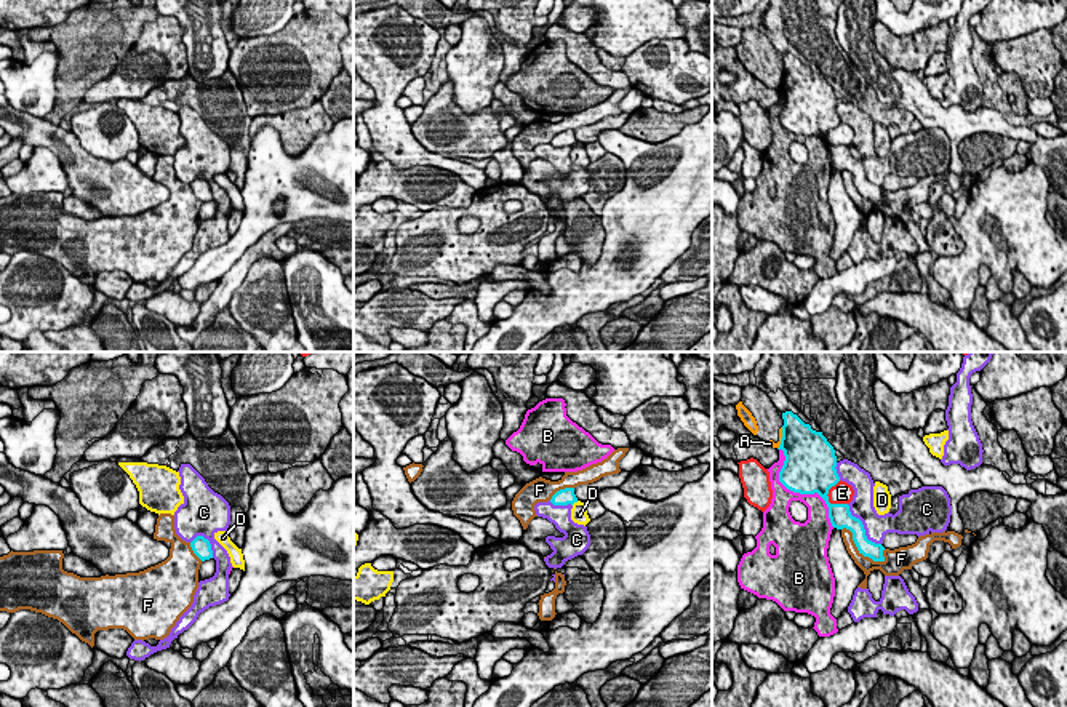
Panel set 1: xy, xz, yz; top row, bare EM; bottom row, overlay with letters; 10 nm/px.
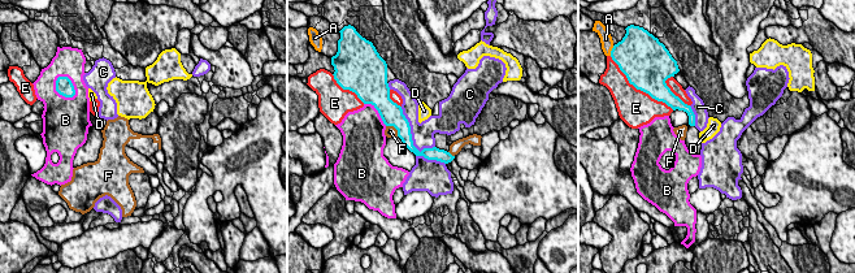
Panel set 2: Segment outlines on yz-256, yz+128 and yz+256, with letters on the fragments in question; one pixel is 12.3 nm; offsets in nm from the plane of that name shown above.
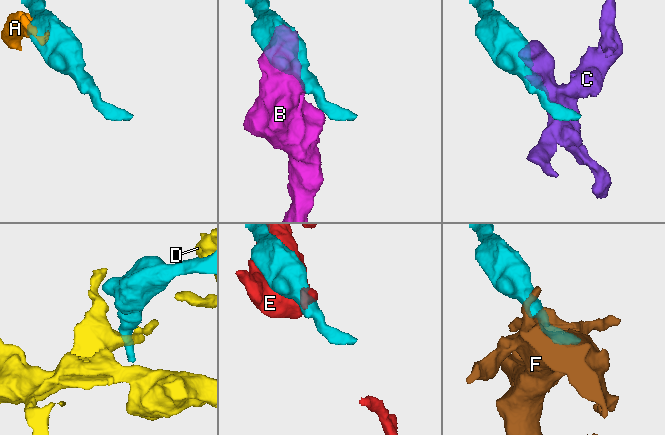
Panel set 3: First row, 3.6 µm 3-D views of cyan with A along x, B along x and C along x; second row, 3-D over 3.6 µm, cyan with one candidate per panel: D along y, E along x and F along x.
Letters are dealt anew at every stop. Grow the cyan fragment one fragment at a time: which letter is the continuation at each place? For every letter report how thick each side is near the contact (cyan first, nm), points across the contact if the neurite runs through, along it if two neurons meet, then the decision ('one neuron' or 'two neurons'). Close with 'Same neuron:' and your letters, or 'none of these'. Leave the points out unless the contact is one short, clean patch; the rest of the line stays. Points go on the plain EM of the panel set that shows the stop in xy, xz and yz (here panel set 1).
A: 420 nm thick on the cyan side, 60 nm on the other; two neurons
B: 500 nm thick on the cyan side, 190 nm on the other; two neurons
C: 220 nm thick on the cyan side, 240 nm on the other; two neurons
D: 160 nm thick on the cyan side, 160 nm on the other; border along xz (578, 143), (571, 146); two neurons
E: 420 nm thick on the cyan side, 220 nm on the other; two neurons
F: 160 nm thick on the cyan side, 140 nm on the other; two neurons
Same neuron: none of these

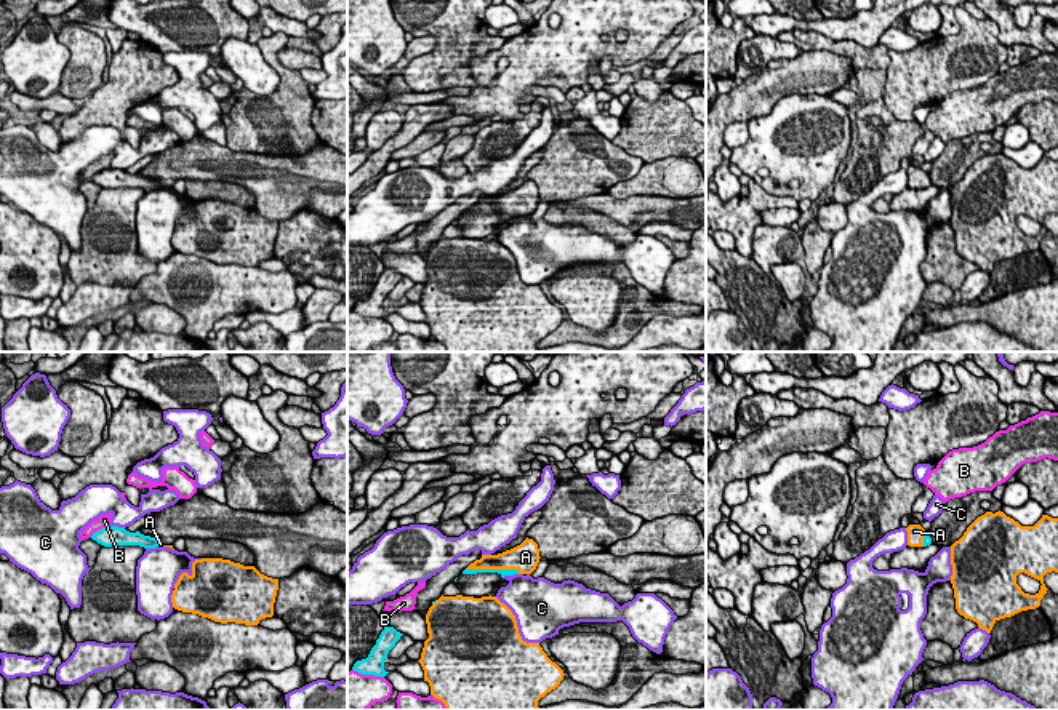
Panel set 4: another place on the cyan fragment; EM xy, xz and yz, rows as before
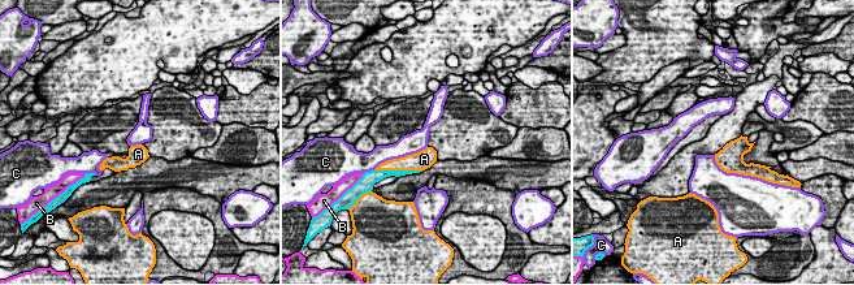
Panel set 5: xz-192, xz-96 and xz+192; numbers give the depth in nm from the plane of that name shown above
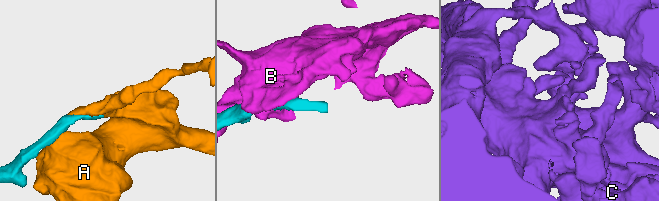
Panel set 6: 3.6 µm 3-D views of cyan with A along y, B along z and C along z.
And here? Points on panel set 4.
A: 70 nm thick on the cyan side, 220 nm on the other; one neuron
B: 220 nm thick on the cyan side, 120 nm on the other; two neurons
C: 220 nm thick on the cyan side, 240 nm on the other; two neurons
Same neuron: A

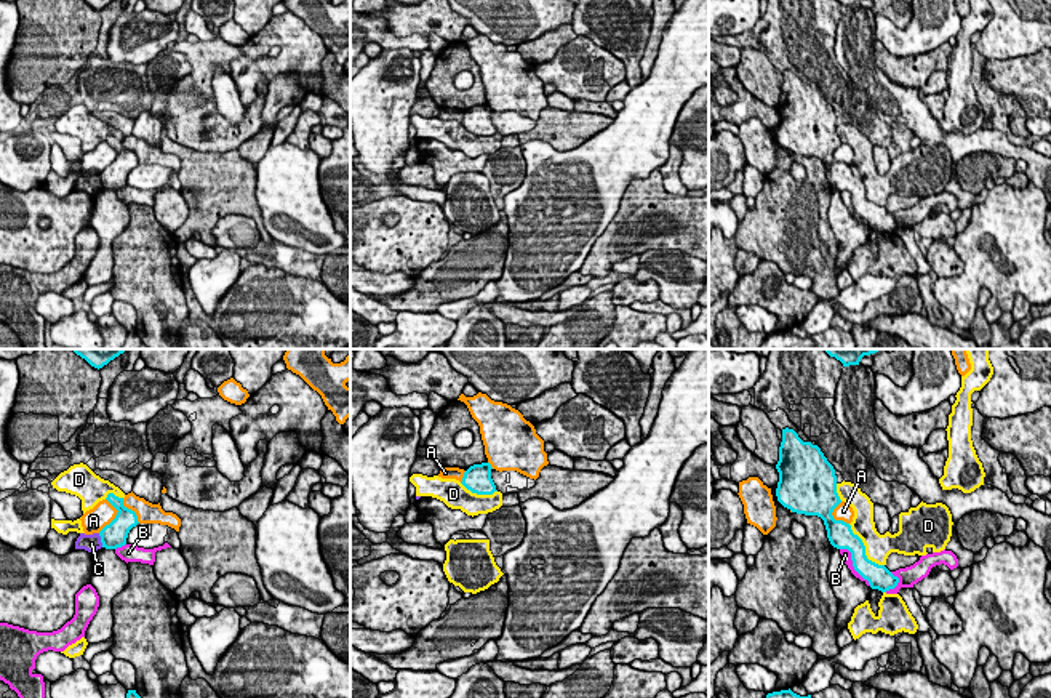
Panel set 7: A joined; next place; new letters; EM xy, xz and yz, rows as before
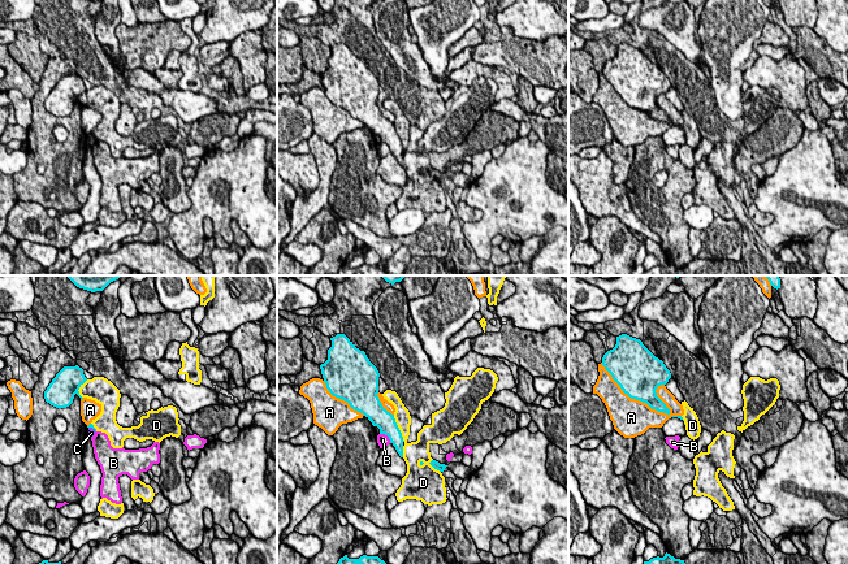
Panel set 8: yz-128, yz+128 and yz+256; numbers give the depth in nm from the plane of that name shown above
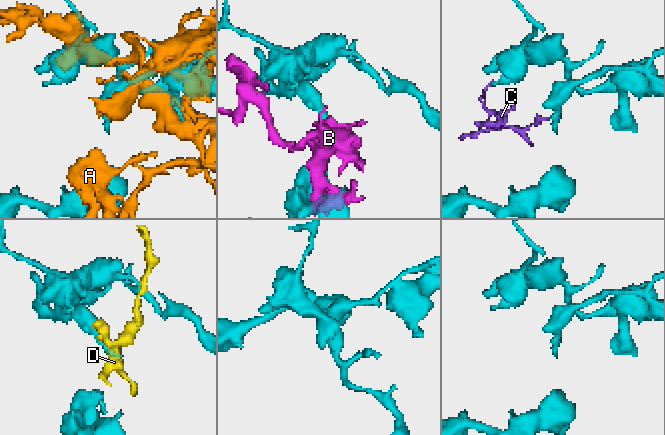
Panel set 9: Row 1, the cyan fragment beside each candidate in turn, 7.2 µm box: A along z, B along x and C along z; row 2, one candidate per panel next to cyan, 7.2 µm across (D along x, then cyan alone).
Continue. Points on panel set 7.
A: 260 nm thick on the cyan side, 240 nm on the other; two neurons
B: 200 nm thick on the cyan side, 100 nm on the other; two neurons
C: 260 nm thick on the cyan side, 180 nm on the other; border along xy (98, 175), (103, 188); two neurons
D: 220 nm thick on the cyan side, 260 nm on the other; two neurons
Same neuron: none of these

